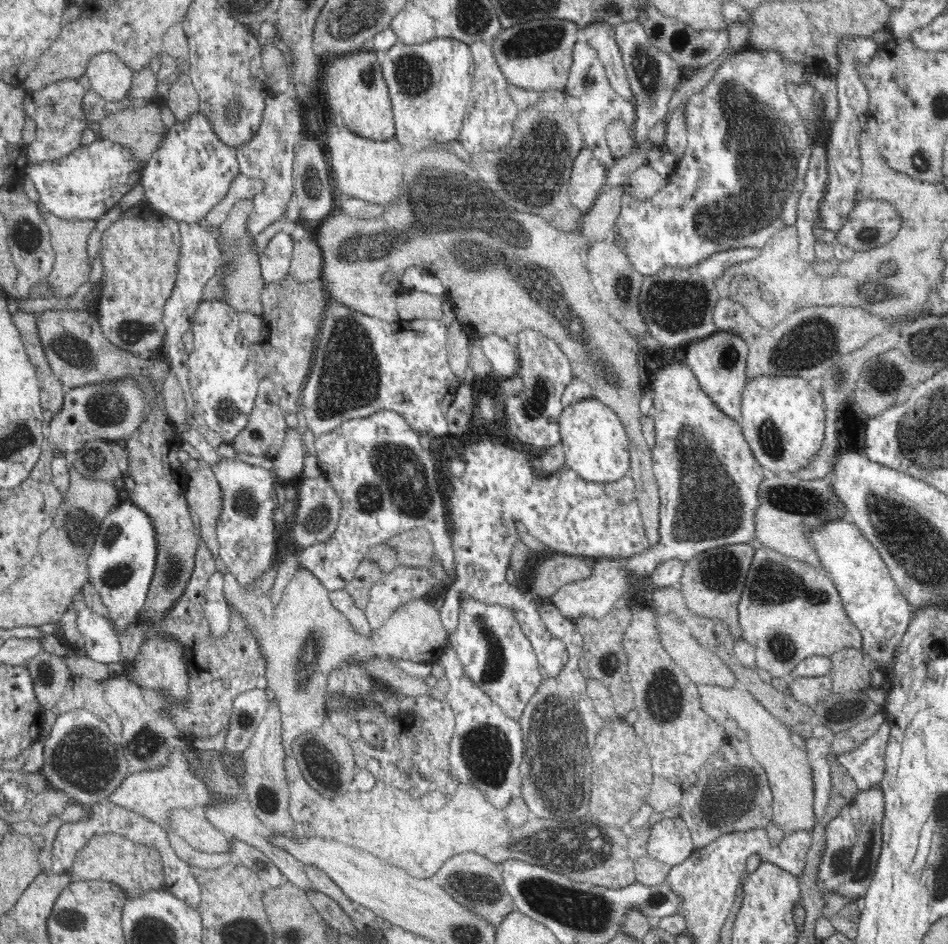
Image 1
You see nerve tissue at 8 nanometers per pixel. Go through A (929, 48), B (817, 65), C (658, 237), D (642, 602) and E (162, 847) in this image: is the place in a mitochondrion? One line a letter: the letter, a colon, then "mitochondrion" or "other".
A: other
B: other
C: other
D: other
E: other

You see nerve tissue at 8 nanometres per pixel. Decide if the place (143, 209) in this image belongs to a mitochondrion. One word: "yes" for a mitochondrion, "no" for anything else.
no

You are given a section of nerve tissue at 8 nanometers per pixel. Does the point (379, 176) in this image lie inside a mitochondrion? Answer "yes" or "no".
no

